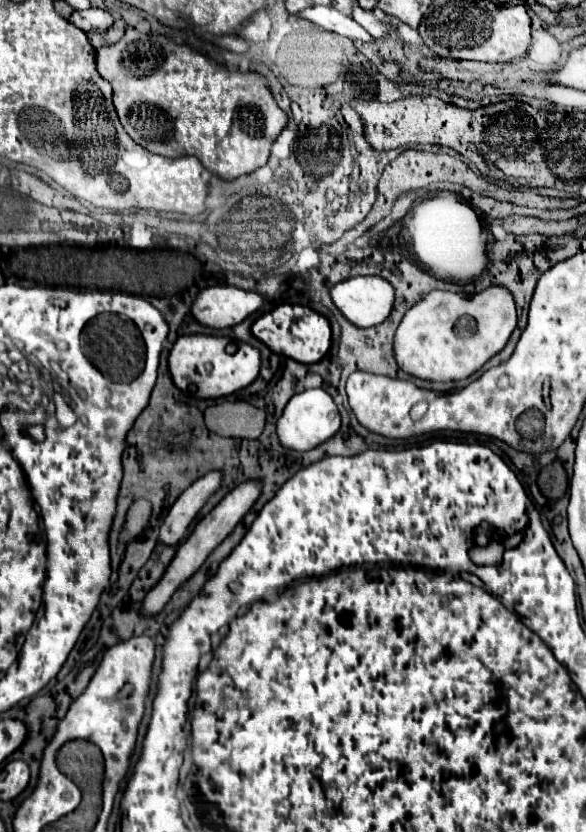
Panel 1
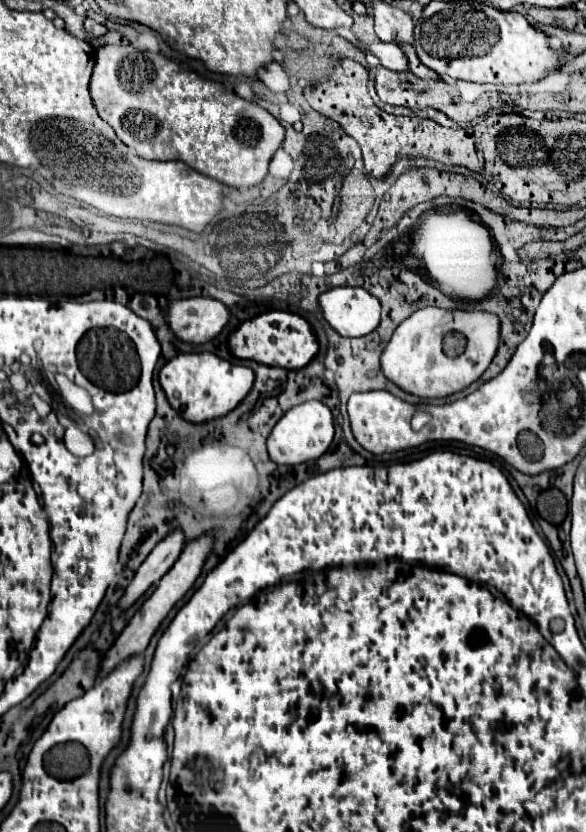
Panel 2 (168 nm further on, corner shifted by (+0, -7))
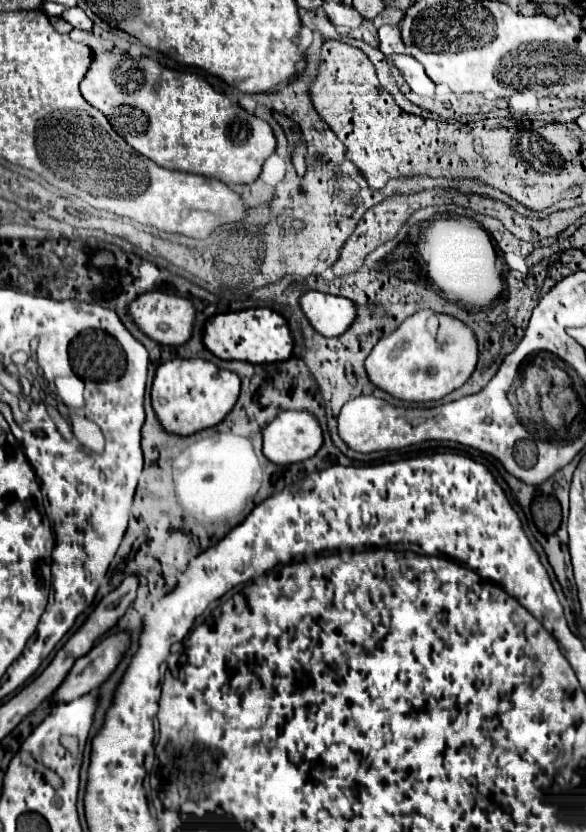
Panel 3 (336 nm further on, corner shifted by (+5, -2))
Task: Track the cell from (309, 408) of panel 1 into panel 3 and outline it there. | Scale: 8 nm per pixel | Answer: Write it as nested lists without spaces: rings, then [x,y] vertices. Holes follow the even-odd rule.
[[[284,410],[264,428],[264,456],[274,464],[312,458],[322,446],[322,430],[310,412]]]

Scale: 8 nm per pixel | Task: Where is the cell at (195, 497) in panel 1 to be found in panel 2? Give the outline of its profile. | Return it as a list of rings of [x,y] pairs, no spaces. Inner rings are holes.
[[[173,529],[163,541],[155,545],[155,549],[149,553],[145,563],[135,573],[135,579],[127,587],[127,593],[119,601],[119,609],[131,607],[151,585],[159,583],[159,579],[169,571],[169,567],[179,559],[185,545],[185,533],[181,529]]]

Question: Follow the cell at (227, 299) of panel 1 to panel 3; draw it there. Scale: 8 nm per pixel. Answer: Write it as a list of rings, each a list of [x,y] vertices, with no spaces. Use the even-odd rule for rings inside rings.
[[[144,292],[136,300],[130,302],[130,318],[132,322],[154,342],[164,346],[180,346],[192,336],[192,324],[194,324],[194,306],[188,298],[182,296],[170,296],[164,292]]]

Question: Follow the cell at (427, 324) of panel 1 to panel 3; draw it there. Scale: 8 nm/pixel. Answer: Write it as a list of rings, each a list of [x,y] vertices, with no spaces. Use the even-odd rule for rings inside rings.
[[[420,310],[406,318],[390,336],[384,336],[366,358],[366,374],[380,390],[406,402],[440,400],[460,388],[476,368],[478,344],[474,332],[460,320],[436,314],[436,328],[428,328],[432,310]]]

